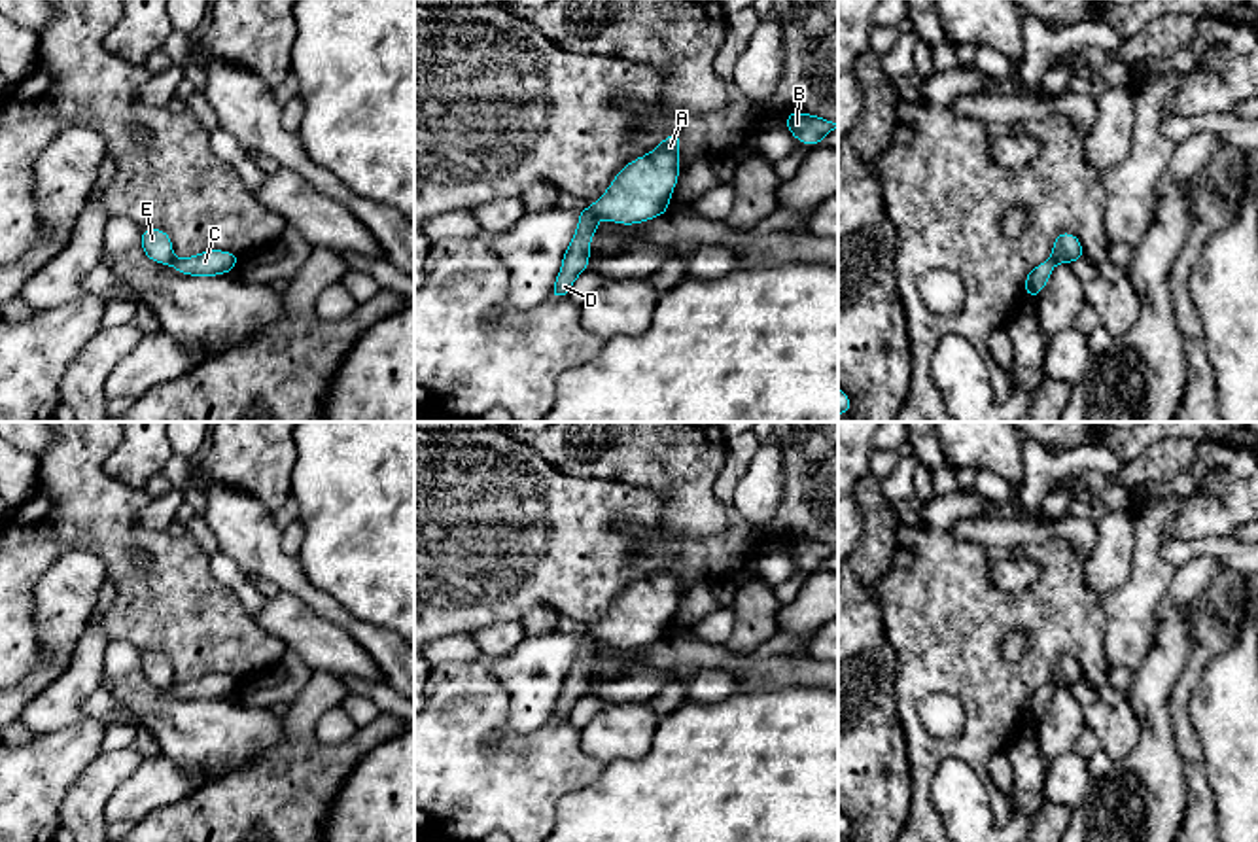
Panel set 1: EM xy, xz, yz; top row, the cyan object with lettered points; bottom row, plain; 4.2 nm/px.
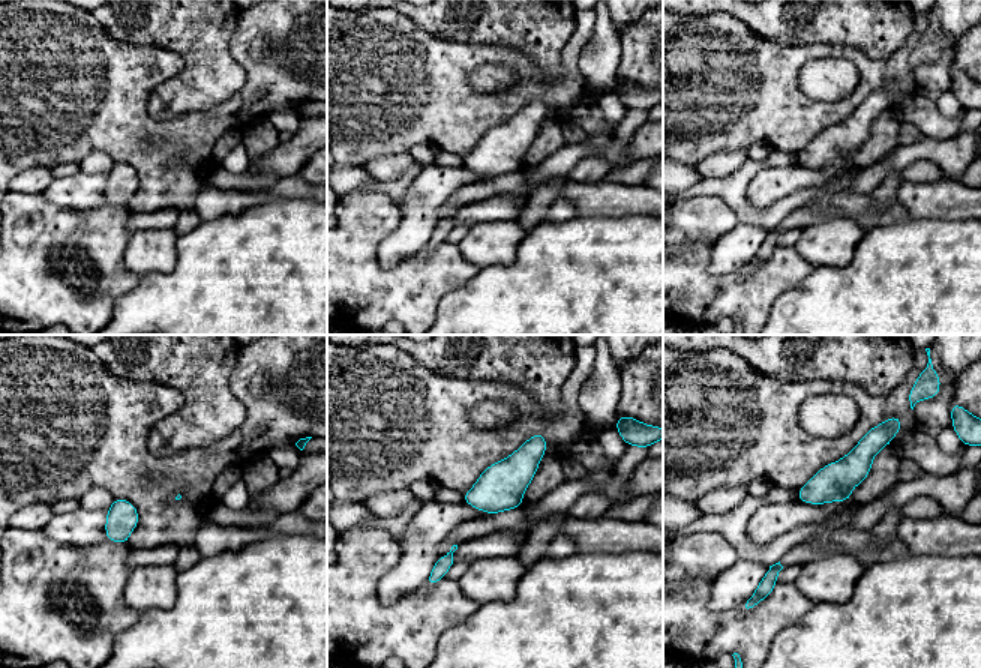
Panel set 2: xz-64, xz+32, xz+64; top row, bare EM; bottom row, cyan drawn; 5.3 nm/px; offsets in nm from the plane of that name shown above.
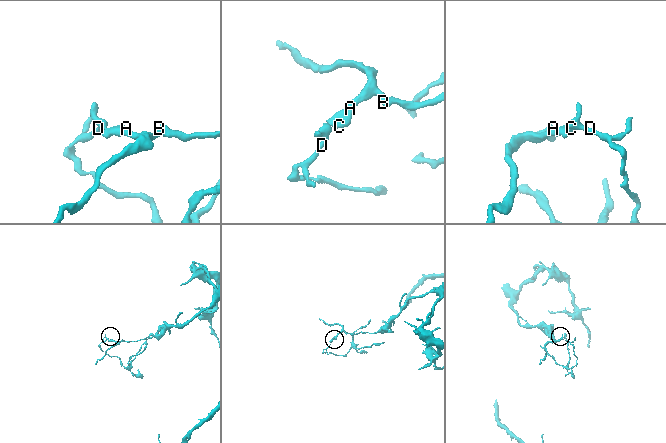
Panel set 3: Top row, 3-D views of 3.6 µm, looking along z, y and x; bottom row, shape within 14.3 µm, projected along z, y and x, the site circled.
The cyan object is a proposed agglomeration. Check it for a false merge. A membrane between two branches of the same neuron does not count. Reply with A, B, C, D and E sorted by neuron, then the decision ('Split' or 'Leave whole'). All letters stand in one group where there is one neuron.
Groups: A B C / D E. Split

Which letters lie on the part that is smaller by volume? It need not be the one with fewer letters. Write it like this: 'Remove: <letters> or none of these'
Remove: D, E

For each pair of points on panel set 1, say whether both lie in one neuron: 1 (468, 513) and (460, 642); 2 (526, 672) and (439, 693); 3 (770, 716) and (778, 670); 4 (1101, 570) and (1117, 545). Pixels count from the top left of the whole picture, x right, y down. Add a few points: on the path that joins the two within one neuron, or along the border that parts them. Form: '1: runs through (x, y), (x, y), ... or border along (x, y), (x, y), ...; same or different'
1: border along (468, 632), (439, 636), (434, 642); different
2: border along (490, 666), (509, 695), (509, 718); different
3: border along (818, 687), (736, 693); different
4: runs through (1107, 564), (1113, 551); same

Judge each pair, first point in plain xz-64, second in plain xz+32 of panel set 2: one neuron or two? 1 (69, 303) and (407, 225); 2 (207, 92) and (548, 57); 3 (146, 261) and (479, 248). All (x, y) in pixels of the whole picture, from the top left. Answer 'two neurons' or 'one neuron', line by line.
1: two neurons
2: one neuron
3: one neuron

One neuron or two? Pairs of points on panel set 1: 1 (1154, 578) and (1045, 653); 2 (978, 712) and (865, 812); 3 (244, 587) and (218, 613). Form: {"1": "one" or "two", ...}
{"1": "two", "2": "two", "3": "two"}

